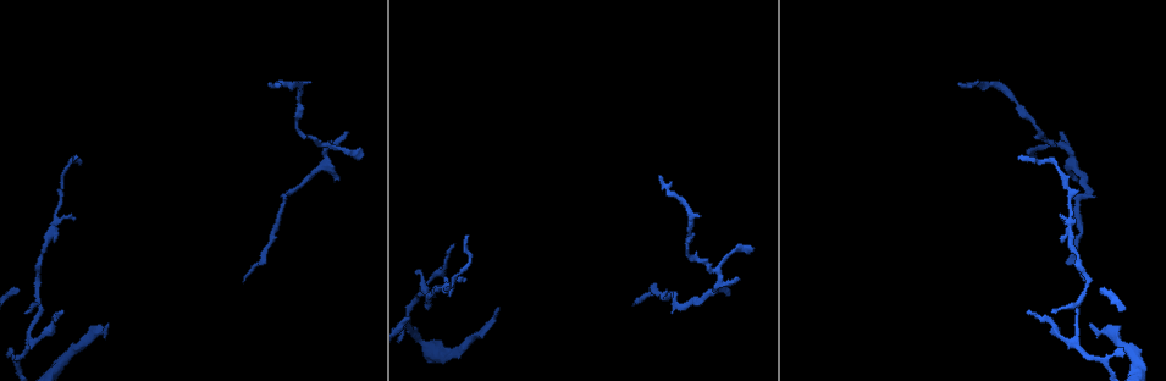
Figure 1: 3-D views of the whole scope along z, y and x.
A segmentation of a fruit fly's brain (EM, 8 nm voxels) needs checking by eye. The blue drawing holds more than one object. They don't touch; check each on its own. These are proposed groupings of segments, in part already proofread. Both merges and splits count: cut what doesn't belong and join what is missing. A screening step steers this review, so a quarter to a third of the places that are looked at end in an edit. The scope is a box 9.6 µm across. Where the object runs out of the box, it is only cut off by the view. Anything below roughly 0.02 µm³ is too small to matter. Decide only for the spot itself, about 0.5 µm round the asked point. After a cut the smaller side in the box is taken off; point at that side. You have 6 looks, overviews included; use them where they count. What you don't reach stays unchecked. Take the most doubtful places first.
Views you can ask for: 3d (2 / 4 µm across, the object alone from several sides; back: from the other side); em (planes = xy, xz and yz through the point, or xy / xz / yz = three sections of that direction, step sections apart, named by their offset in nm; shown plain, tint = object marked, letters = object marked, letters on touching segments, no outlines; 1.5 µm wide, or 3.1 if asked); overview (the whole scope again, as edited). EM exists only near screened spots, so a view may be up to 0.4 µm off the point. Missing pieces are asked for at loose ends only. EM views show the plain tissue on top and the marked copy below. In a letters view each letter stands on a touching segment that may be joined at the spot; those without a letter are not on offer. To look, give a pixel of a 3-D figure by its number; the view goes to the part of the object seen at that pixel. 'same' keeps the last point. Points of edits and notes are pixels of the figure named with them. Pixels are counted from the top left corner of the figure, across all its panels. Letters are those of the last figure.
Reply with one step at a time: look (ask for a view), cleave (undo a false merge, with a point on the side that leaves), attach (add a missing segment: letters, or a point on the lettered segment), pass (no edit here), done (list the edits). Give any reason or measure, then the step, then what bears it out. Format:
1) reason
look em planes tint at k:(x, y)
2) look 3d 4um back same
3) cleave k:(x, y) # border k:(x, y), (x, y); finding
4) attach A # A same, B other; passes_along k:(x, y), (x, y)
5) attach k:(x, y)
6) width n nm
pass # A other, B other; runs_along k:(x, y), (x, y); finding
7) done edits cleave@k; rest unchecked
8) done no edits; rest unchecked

an open end
look em planes letters at 1:(107, 325)

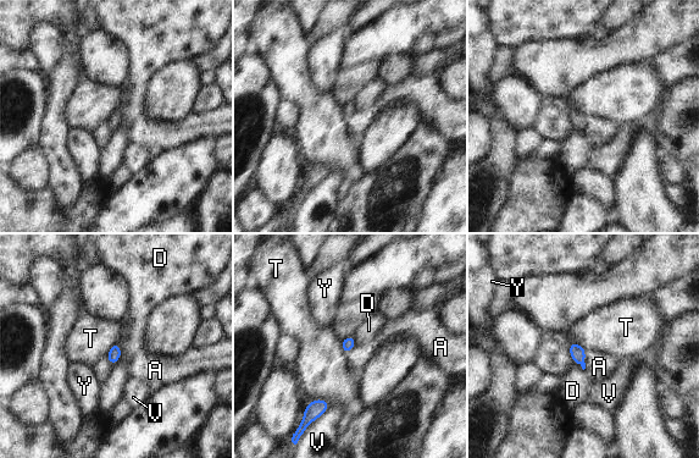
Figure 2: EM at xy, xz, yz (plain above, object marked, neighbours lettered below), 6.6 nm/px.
longest_contact D 170 nm
attach A # A same, D other, T other, V other, Y other; passes_along 2:(577, 352), (583, 360), (599, 367); it goes on there

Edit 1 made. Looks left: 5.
tapers out
look 3d 2um back at 1:(728, 295)

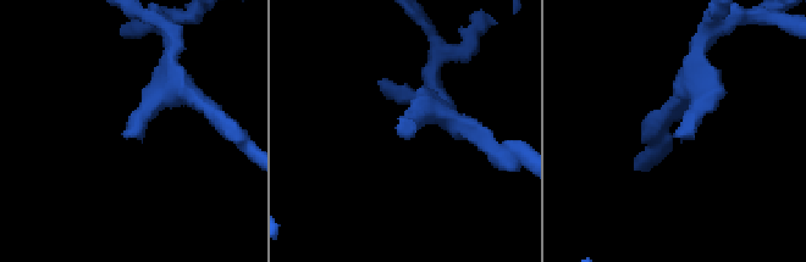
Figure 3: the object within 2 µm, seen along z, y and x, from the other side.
now the EM
look em planes letters at 3:(406, 136)

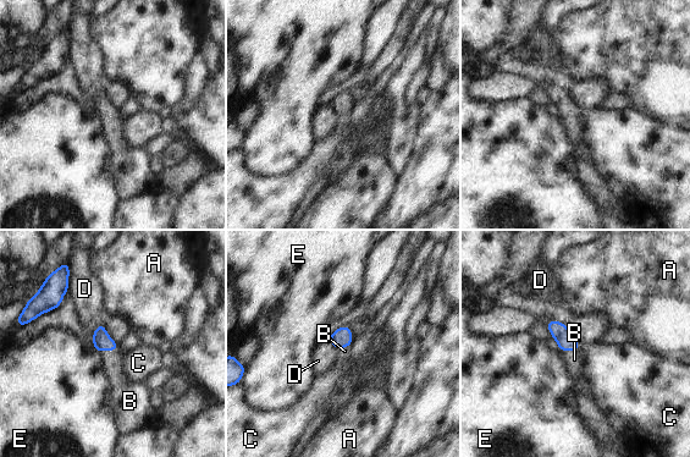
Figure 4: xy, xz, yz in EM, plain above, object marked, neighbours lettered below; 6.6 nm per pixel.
attach B # A other, B same, C other, D other, E other; passes_along 4:(558, 330), (569, 350), (574, 359); it goes on there

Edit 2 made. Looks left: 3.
see it whole again
look overview

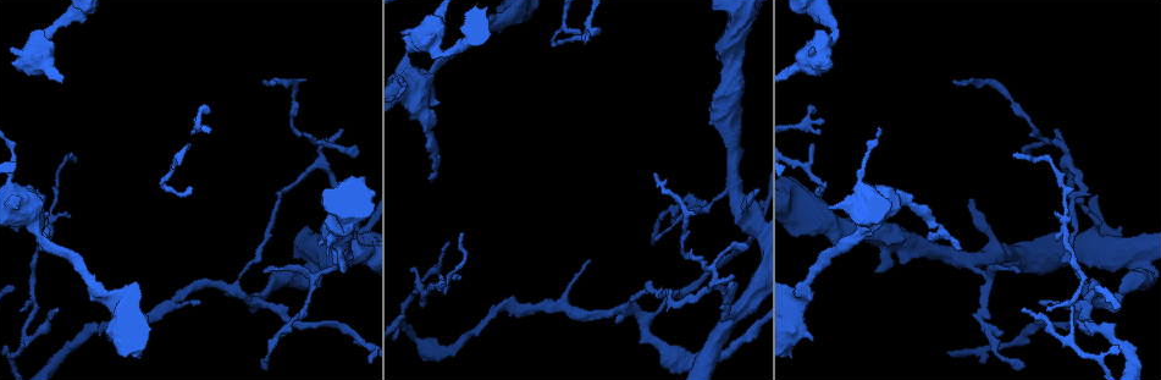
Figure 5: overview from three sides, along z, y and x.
branch stops here
look 3d 2um at 5:(590, 262)

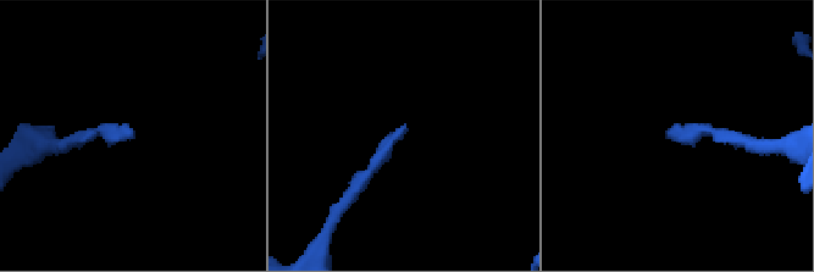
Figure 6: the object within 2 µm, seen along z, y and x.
need the tissue
look em planes letters at 6:(132, 135)

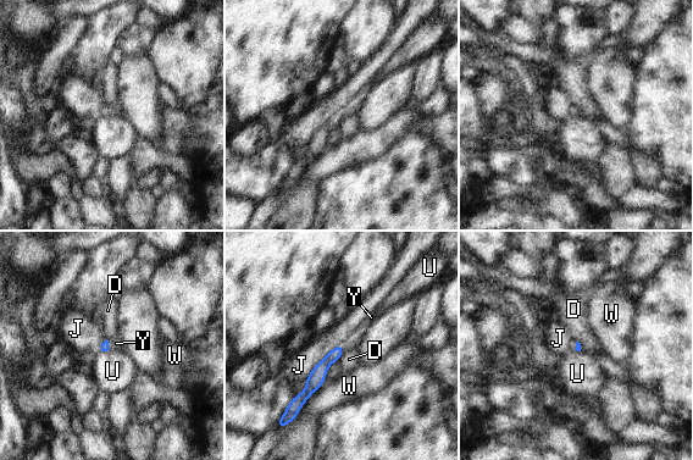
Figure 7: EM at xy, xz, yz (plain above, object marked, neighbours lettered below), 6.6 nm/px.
longest_contact J 360 nm
attach Y # D other, J other, U other, W other, Y same; the neuron continues

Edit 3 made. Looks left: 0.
done edits attach@2, attach@4, attach@7; rest unchecked

